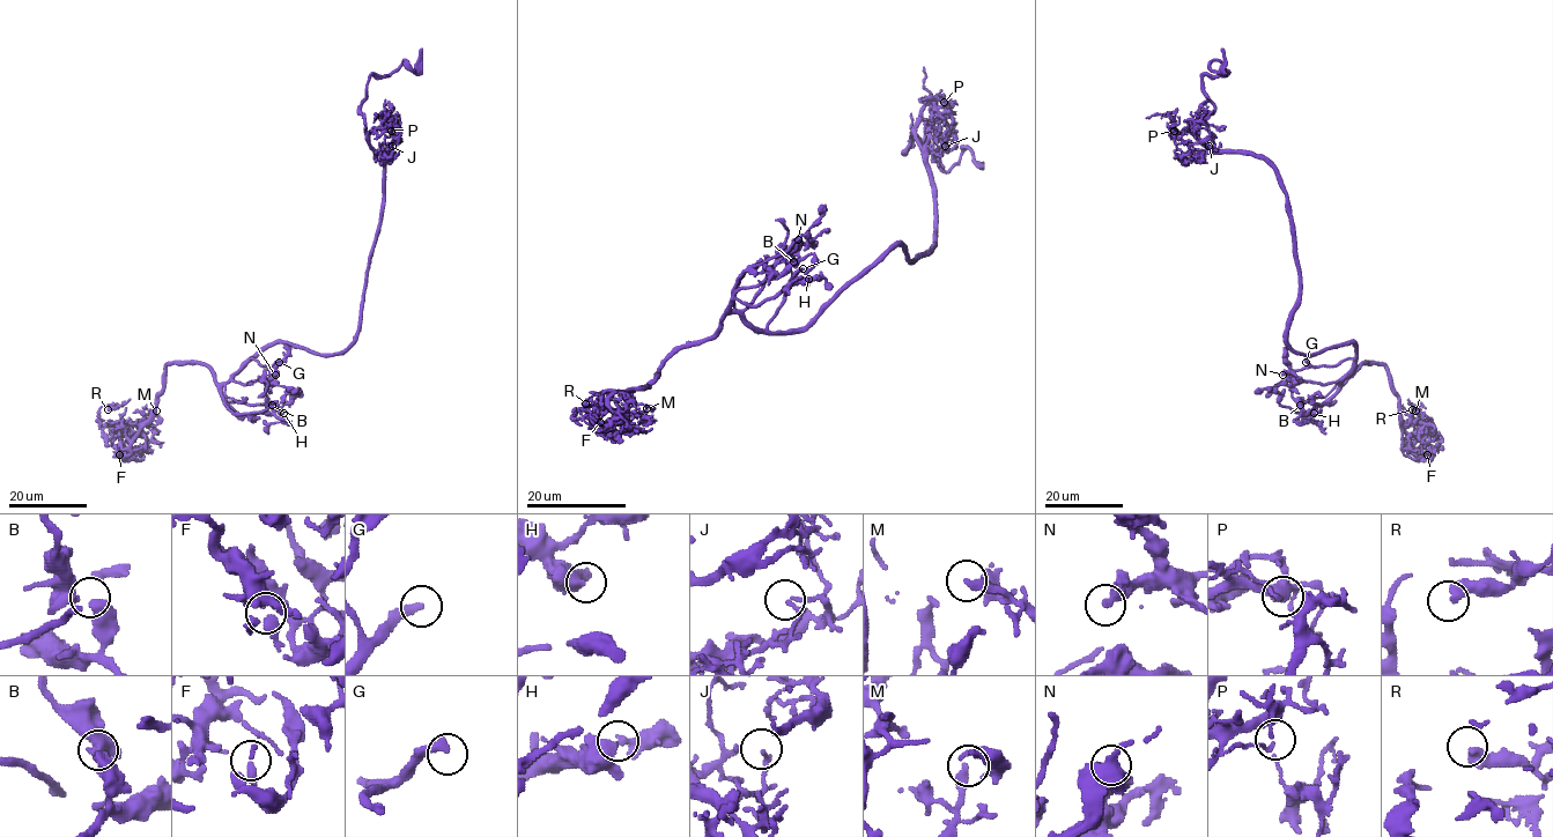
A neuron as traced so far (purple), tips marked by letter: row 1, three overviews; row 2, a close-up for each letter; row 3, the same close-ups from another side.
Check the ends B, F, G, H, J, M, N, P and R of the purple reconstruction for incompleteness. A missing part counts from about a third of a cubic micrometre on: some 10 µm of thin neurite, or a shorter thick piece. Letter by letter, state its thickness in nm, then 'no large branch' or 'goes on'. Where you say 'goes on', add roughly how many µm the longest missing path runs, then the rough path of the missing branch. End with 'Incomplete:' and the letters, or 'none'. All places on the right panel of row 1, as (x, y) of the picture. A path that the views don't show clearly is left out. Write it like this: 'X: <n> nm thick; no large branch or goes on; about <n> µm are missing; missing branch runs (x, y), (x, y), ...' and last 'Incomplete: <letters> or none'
B: 400 nm thick; no large branch
F: 340 nm thick; no large branch
G: 360 nm thick; goes on; about 10 µm are missing
H: 440 nm thick; no large branch
J: 150 nm thick; no large branch
M: 320 nm thick; no large branch
N: 320 nm thick; no large branch
P: 90 nm thick; no large branch
R: 420 nm thick; no large branch
Incomplete: G

